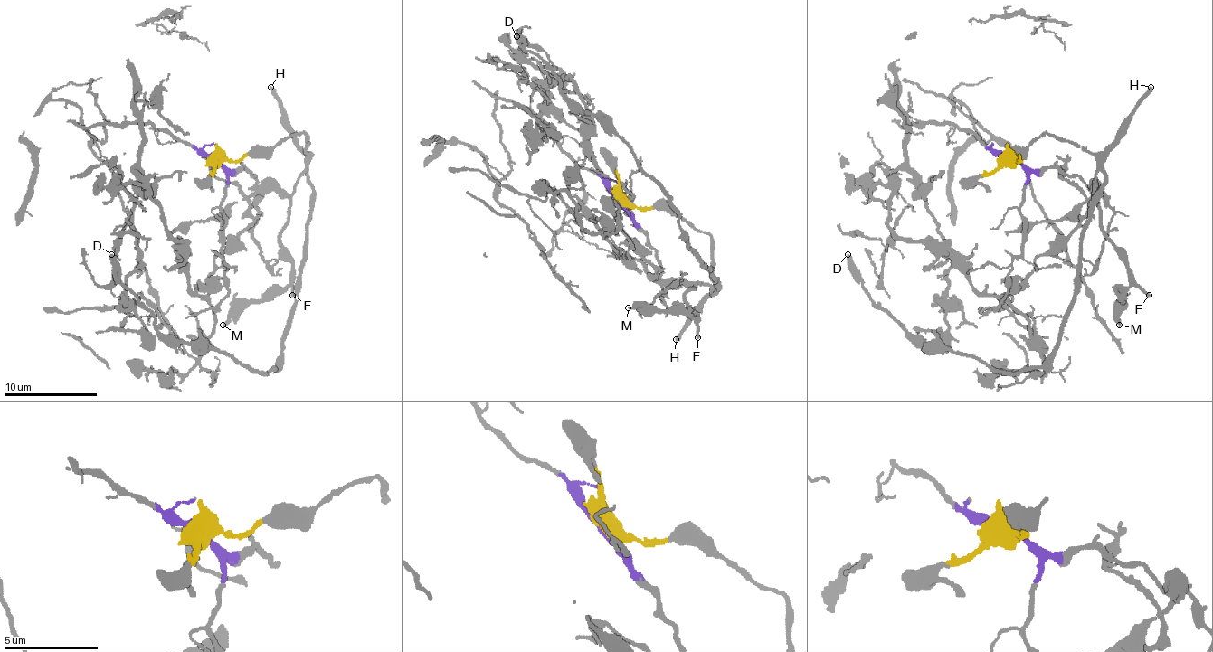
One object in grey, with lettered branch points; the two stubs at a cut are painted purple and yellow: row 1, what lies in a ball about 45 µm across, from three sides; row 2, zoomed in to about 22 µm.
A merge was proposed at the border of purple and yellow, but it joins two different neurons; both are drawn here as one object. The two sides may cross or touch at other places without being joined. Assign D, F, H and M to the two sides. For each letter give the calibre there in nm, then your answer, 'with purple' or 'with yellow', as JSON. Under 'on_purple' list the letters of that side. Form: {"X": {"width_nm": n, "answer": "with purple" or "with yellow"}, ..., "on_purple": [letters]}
{"D": {"width_nm": 400, "answer": "with yellow"}, "F": {"width_nm": 240, "answer": "with yellow"}, "H": {"width_nm": 340, "answer": "with yellow"}, "M": {"width_nm": 240, "answer": "with yellow"}, "on_purple": []}

